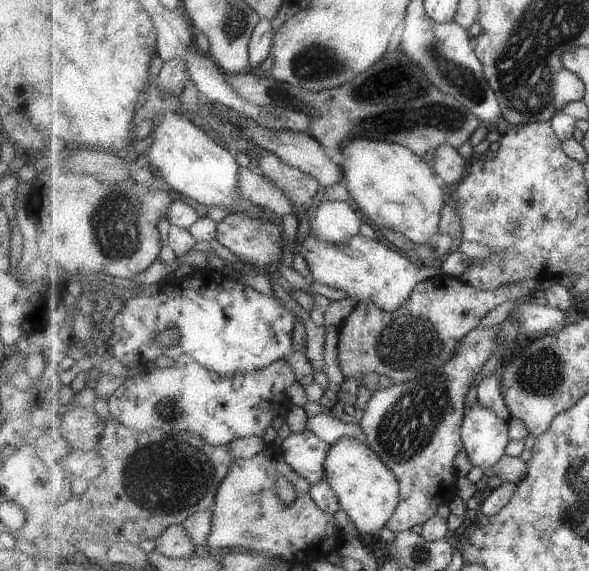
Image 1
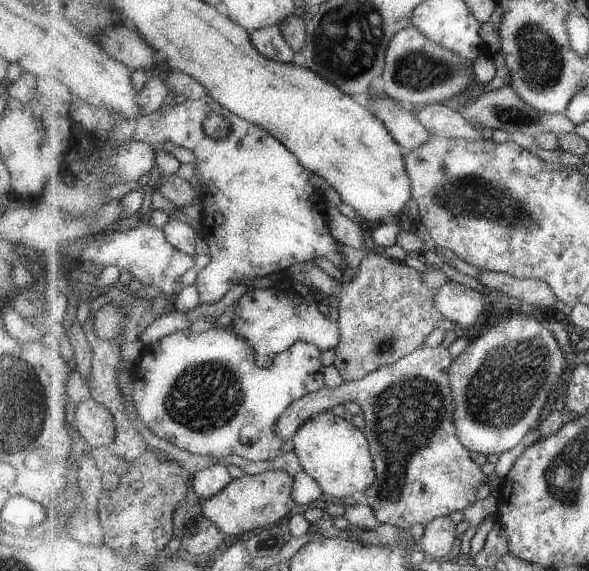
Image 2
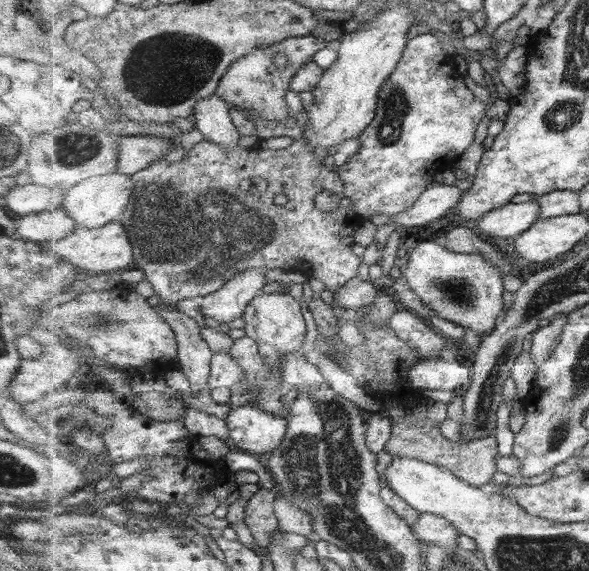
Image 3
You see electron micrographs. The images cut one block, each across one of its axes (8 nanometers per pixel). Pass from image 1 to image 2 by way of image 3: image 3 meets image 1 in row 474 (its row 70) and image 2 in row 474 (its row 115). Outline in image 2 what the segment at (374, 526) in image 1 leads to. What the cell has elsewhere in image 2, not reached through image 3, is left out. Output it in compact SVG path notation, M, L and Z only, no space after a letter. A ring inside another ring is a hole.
M331 410L316 414L299 427L292 441L294 443L293 450L301 461L304 472L318 483L322 492L327 496L339 498L339 500L345 496L363 498L365 490L374 486L376 472L368 436L353 426L351 421L345 420L343 416L337 416Z

